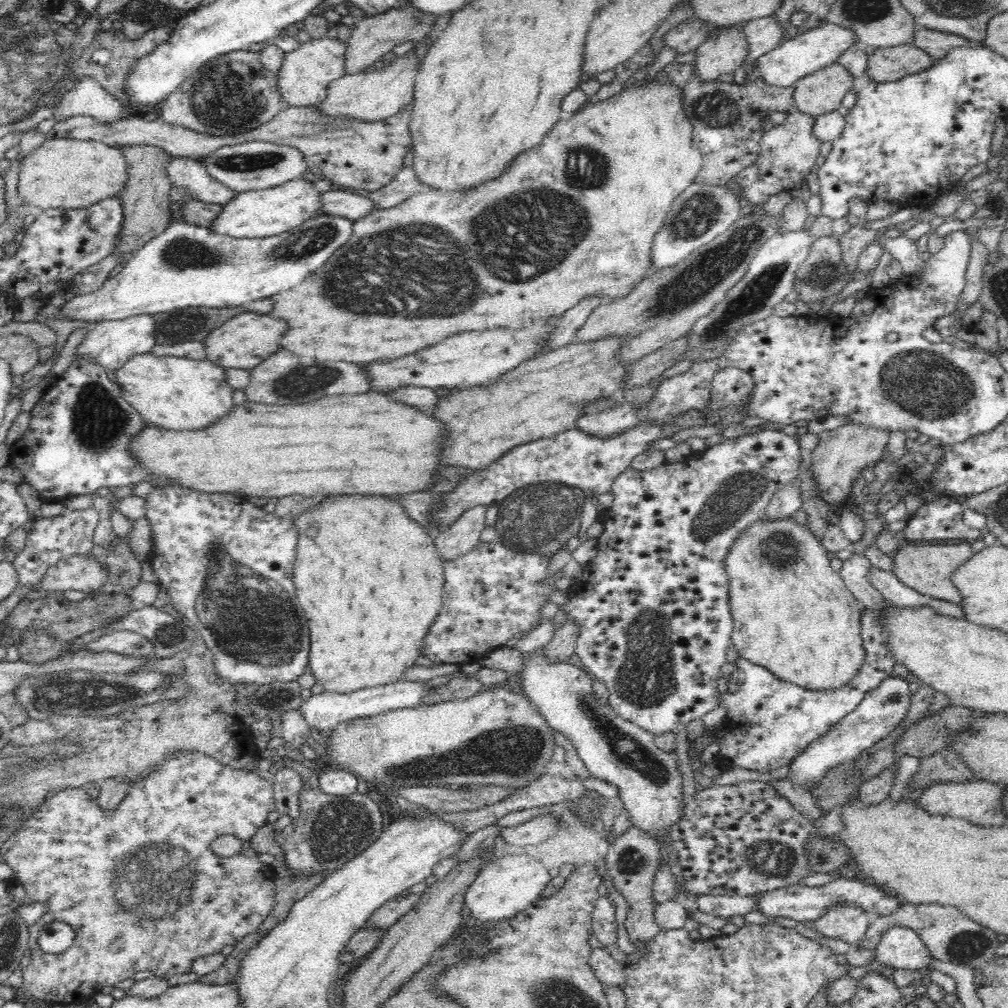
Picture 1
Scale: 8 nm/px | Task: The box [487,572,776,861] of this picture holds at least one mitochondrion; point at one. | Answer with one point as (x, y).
(648, 681)

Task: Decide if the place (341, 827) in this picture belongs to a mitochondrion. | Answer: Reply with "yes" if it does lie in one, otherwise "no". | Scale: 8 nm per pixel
yes

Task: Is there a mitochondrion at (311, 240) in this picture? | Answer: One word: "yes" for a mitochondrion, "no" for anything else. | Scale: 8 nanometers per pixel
yes

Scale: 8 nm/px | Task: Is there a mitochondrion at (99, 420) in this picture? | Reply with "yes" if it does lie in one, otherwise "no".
yes

